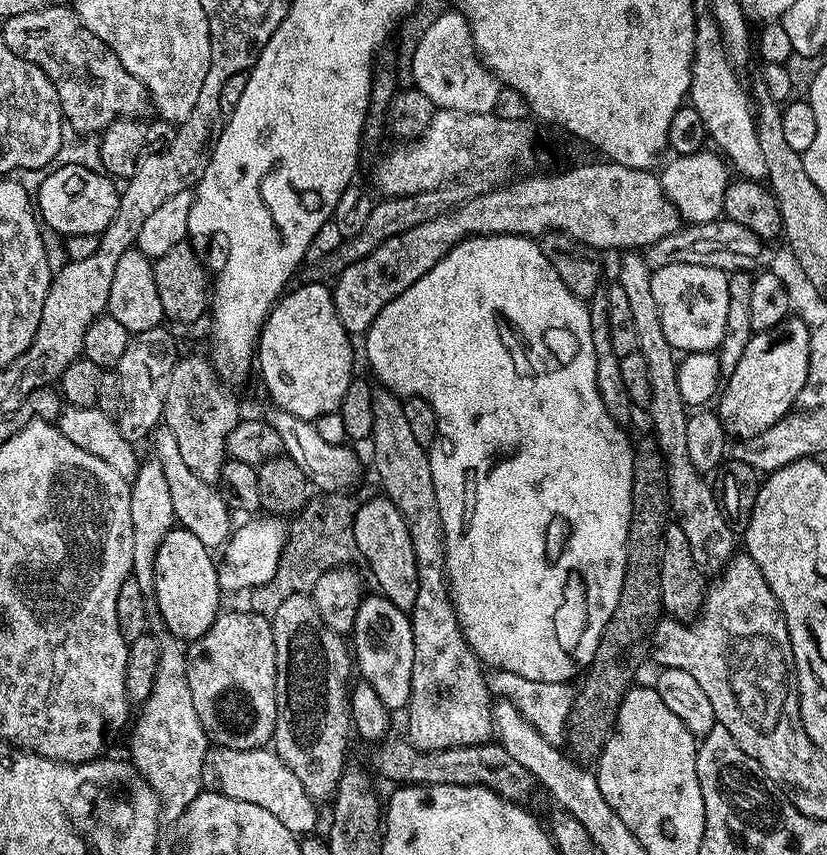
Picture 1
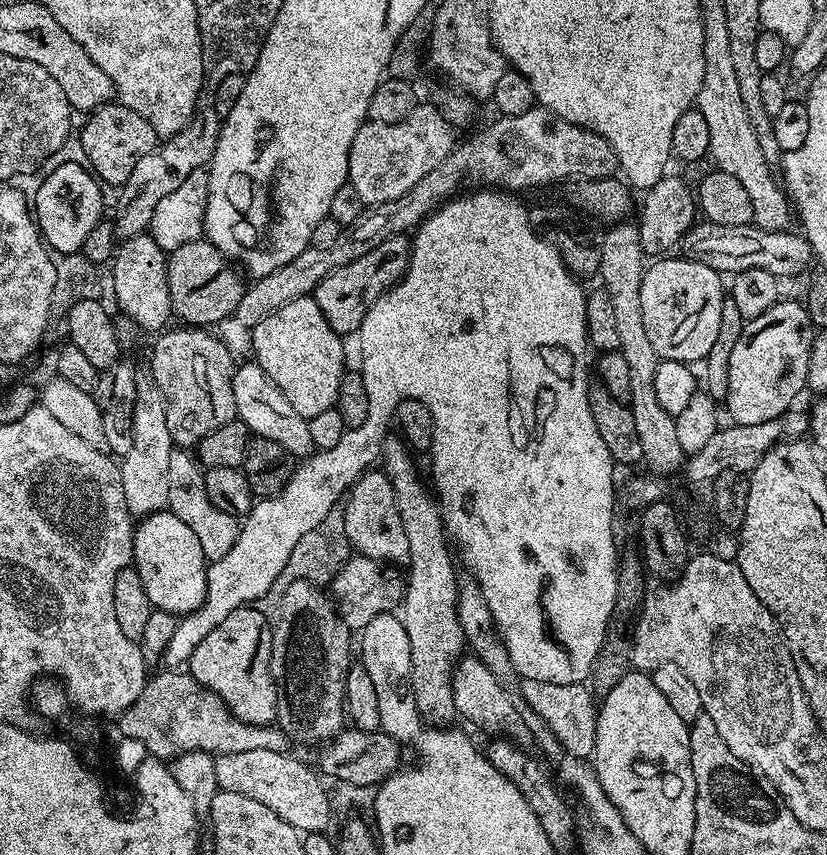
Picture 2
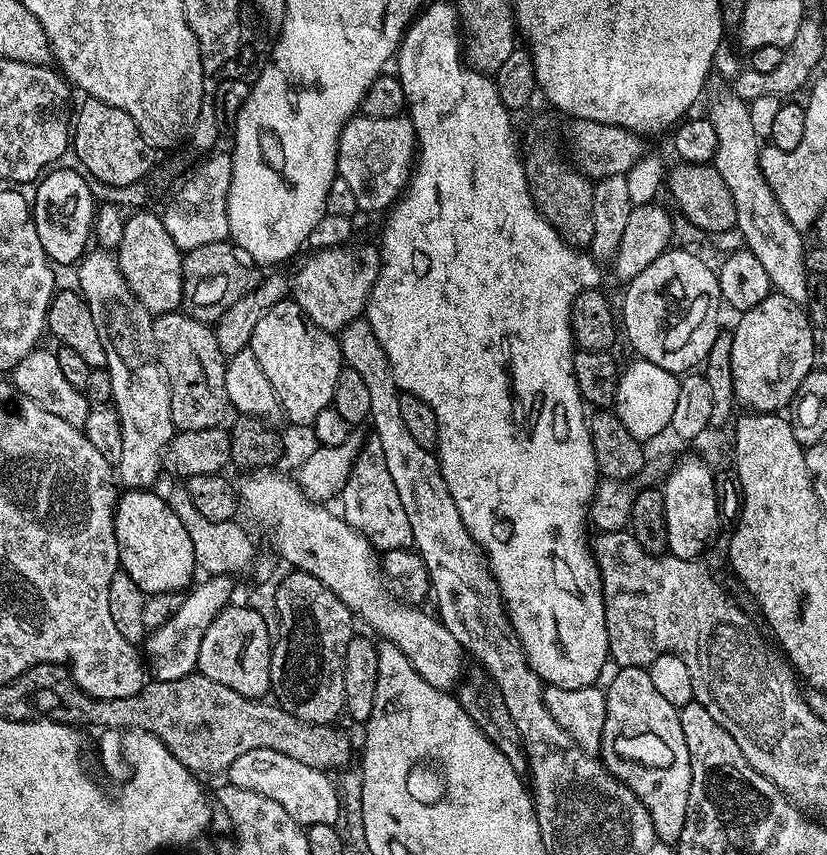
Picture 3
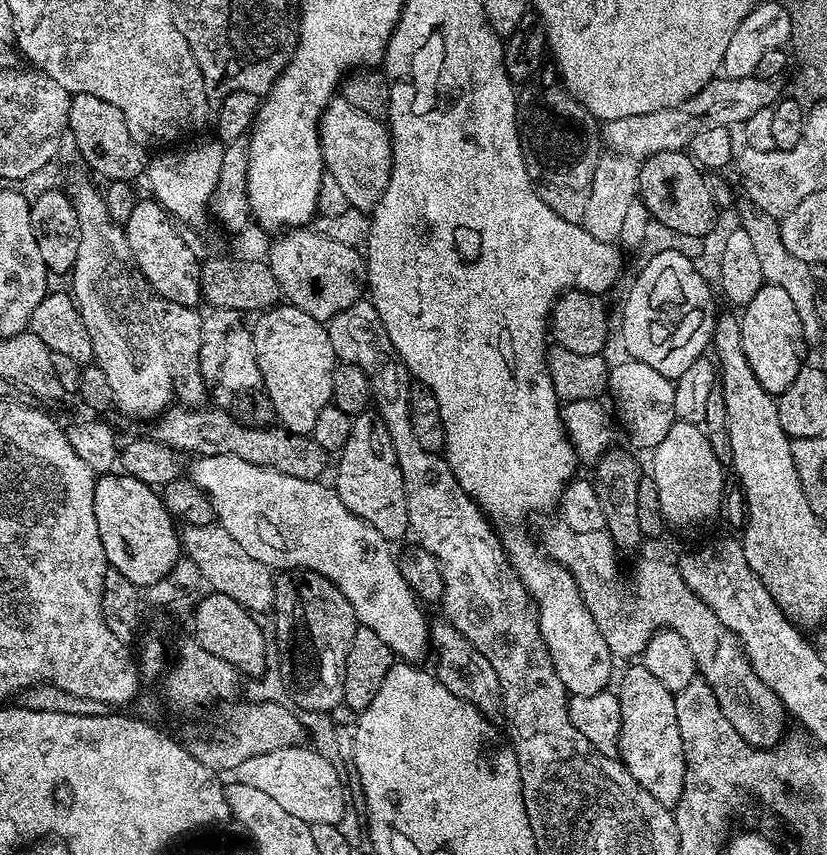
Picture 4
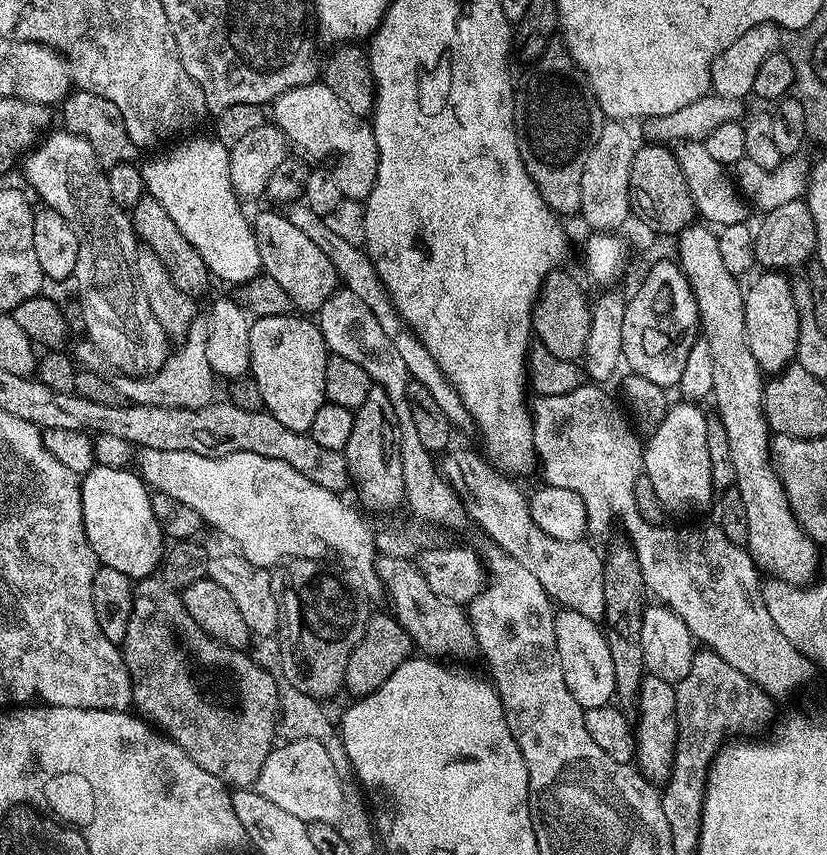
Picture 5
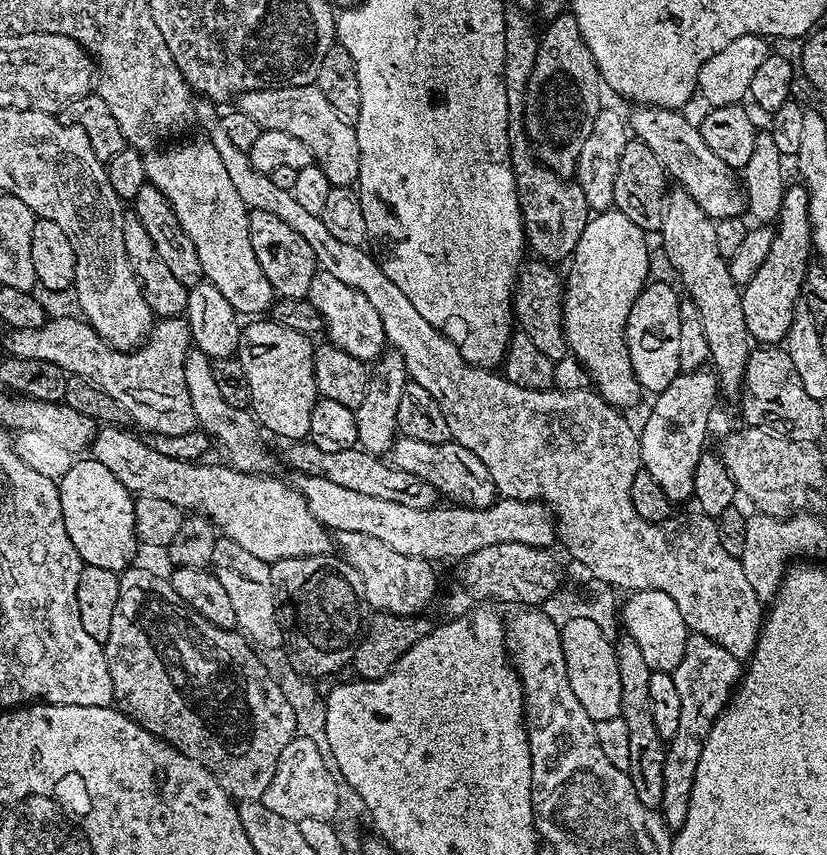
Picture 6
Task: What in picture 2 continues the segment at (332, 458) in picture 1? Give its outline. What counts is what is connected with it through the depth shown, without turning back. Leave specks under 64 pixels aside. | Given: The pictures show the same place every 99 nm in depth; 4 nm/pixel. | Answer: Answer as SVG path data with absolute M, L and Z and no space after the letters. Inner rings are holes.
M249 362L237 367L232 373L231 385L234 389L237 417L247 425L249 433L259 439L278 443L294 458L307 457L312 451L312 439L307 417L298 414L290 405L290 400L270 378L262 366Z

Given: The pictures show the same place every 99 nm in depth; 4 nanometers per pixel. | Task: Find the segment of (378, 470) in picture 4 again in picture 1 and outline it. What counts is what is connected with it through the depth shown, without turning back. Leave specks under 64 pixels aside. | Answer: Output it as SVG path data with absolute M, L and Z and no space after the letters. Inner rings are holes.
M383 494L362 503L355 509L353 536L360 551L360 560L368 563L376 579L379 595L386 597L398 610L411 613L418 599L418 562L414 562L414 542L410 542L410 530L394 506L394 502Z

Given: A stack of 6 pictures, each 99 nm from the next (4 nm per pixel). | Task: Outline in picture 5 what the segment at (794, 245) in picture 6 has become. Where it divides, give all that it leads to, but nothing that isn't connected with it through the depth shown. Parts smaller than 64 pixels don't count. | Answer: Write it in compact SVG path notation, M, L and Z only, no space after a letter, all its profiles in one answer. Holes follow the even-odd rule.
M764 270L760 274L744 293L746 342L750 342L750 354L754 354L754 362L758 362L761 372L775 374L783 372L796 359L800 323L794 306L793 281L787 280L780 270Z

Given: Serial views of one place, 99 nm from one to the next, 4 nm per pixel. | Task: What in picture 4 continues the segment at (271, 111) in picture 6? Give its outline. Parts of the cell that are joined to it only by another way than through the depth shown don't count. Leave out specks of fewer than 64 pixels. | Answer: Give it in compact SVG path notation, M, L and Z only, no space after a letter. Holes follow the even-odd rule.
M334 98L320 115L320 145L326 172L334 176L351 207L371 210L390 182L392 133L383 119L354 110L350 102Z

